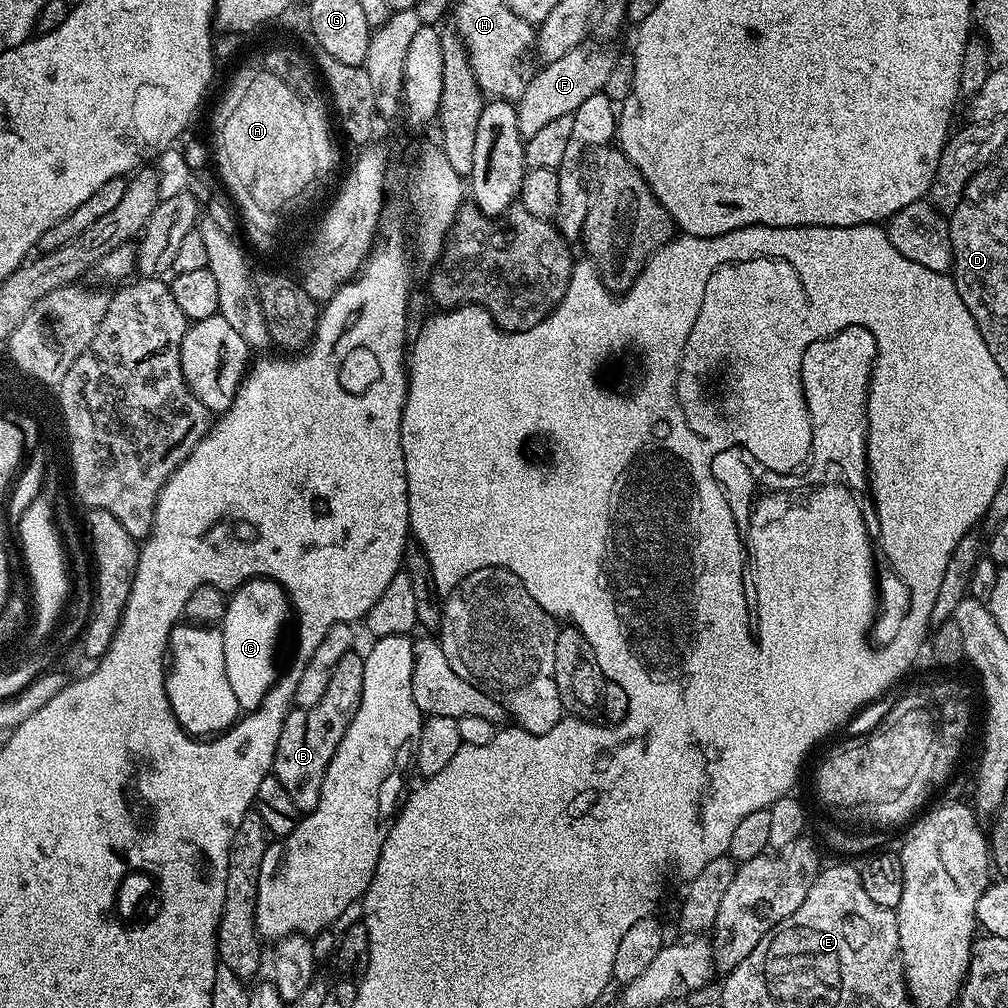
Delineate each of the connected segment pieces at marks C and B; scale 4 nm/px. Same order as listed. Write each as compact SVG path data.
M251 577L235 589L225 605L220 629L224 640L226 674L239 709L249 712L258 707L278 678L276 652L286 626L292 616L288 593L276 580Z
M356 650L348 652L338 666L334 666L334 674L330 674L330 686L326 686L326 694L322 694L316 705L309 708L293 707L284 720L270 772L278 778L278 782L282 782L301 814L312 812L314 806L318 806L322 778L326 778L326 766L330 766L330 758L334 758L334 750L338 750L354 714L358 714L363 681L363 655Z

